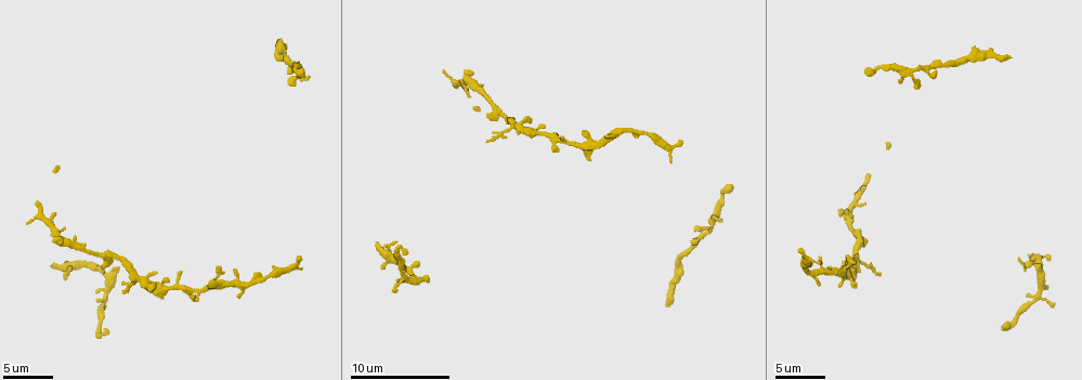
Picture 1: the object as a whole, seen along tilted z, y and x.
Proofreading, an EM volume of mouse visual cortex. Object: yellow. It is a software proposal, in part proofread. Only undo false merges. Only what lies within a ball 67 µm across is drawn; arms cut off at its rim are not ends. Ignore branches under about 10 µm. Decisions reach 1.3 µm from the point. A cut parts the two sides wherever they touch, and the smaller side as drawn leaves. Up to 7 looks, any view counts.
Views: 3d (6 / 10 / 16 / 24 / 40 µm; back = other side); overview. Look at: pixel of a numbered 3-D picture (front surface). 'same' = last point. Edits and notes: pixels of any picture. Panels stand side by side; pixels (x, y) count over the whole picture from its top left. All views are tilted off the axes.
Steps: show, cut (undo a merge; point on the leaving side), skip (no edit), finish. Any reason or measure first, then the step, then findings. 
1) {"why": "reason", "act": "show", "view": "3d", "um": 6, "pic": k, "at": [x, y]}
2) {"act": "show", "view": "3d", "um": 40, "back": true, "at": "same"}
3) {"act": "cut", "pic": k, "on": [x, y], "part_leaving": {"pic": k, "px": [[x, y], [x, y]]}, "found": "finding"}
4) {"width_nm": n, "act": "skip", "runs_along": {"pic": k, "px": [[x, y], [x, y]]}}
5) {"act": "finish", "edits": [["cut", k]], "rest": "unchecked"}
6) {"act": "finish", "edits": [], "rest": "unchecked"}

{"why": "calibre changes", "act": "show", "view": "3d", "um": 10, "pic": 1, "at": [294, 264]}

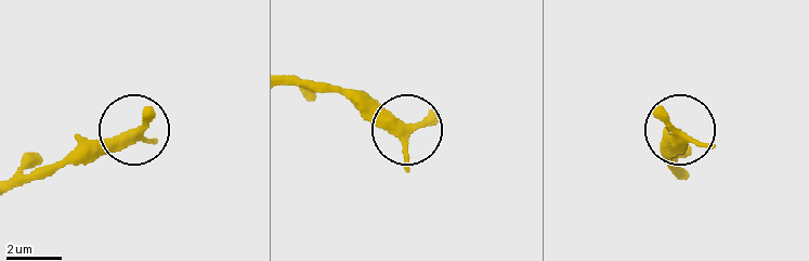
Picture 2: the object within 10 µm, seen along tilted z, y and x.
{"act": "skip", "runs_along": {"pic": 2, "px": [[288, 82], [361, 99], [403, 128]]}, "found": "one cell here"}

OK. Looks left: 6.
{"why": "four-way junction", "act": "show", "view": "3d", "um": 10, "pic": 1, "at": [819, 272]}

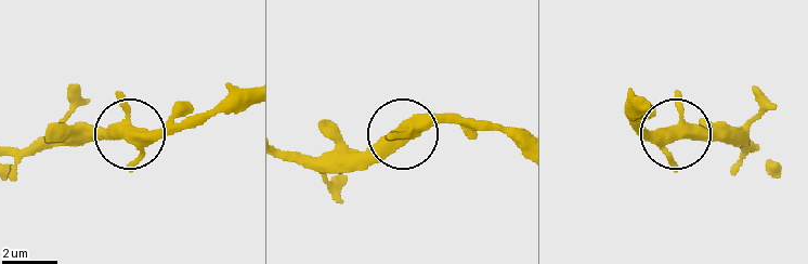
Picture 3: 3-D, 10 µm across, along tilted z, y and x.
{"side_arm_um": 43, "act": "skip", "runs_along": {"pic": 3, "px": [[670, 131], [732, 132]]}, "found": "all the same cell"}

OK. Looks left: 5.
{"why": "side arm on a straight run", "act": "show", "view": "3d", "um": 16, "pic": 1, "at": [134, 280]}

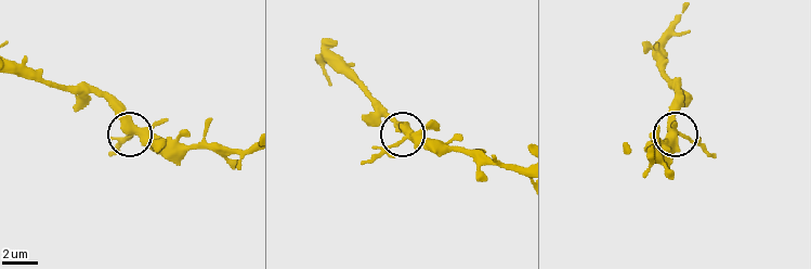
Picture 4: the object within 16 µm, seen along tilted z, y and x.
{"act": "skip", "runs_along": {"pic": 4, "px": [[520, 168], [479, 163], [462, 153], [420, 146], [394, 127]]}, "found": "continuous, no second cell"}

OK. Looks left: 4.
{"why": "narrows sharply", "act": "show", "view": "3d", "um": 6, "pic": 1, "at": [1032, 303]}

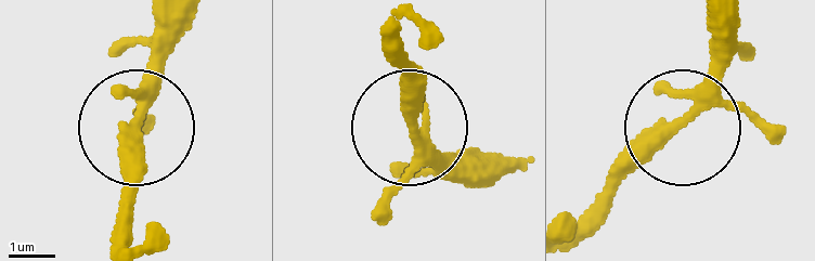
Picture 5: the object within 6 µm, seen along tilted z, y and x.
{"width_nm": 270, "act": "skip", "found": "all the same cell"}

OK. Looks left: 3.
{"act": "finish", "edits": [], "rest": "unchecked"}

